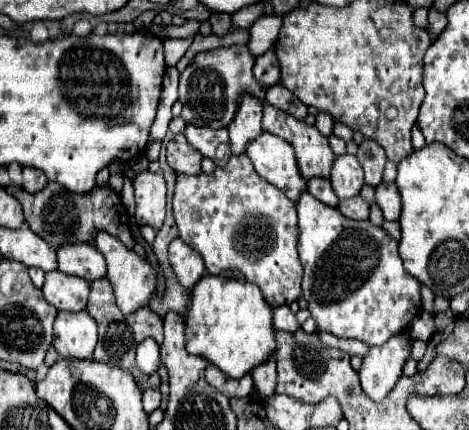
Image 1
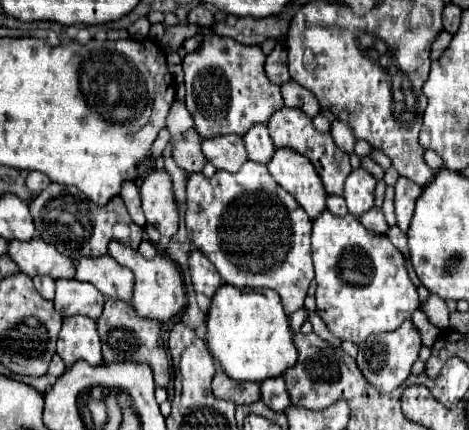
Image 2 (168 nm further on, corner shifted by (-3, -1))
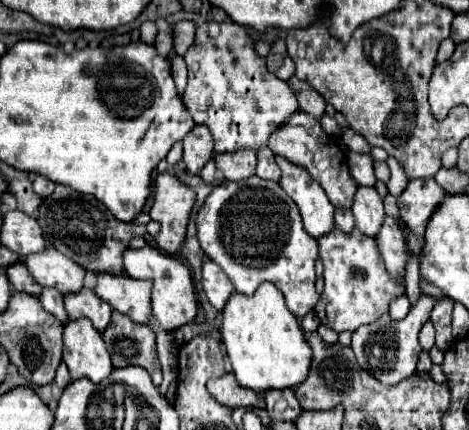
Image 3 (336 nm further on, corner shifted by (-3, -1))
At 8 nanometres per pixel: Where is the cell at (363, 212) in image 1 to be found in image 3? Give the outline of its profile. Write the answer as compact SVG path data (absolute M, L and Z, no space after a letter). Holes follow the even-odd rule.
M386 218L384 224L382 224L382 232L378 234L378 248L380 248L380 254L384 258L384 264L386 264L386 270L388 274L400 282L404 280L404 274L406 274L406 262L408 262L408 248L404 244L404 236L396 224L394 218Z

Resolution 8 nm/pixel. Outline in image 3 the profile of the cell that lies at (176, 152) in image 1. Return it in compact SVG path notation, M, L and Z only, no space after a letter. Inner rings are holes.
M194 126L184 138L184 162L192 174L200 174L214 154L214 140L206 126Z

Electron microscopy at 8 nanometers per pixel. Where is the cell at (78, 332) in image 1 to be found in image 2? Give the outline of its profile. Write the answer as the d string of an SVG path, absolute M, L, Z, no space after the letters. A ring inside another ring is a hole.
M78 314L64 318L56 352L60 354L66 366L72 366L78 360L86 360L92 366L102 364L96 322Z

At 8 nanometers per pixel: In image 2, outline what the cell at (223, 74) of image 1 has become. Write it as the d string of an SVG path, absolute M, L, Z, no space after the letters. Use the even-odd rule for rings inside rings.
M210 36L202 46L184 56L184 82L186 82L186 108L194 118L194 128L202 138L238 134L272 116L284 106L280 88L270 84L264 74L264 52L260 46L246 46L234 38Z

